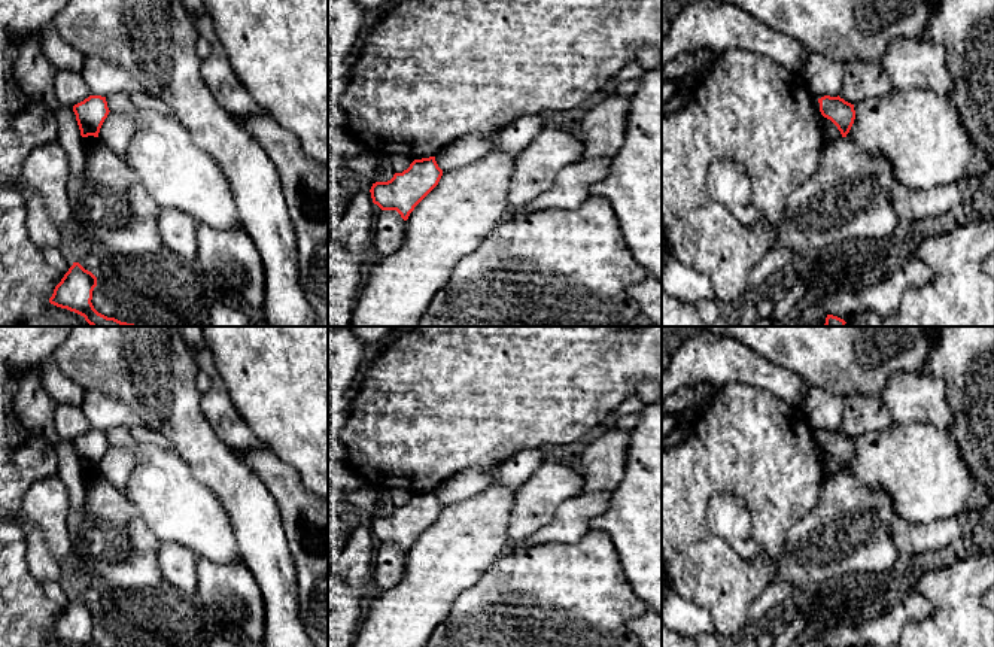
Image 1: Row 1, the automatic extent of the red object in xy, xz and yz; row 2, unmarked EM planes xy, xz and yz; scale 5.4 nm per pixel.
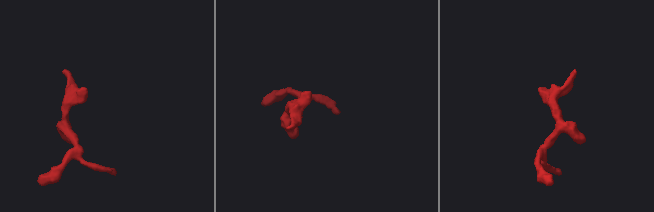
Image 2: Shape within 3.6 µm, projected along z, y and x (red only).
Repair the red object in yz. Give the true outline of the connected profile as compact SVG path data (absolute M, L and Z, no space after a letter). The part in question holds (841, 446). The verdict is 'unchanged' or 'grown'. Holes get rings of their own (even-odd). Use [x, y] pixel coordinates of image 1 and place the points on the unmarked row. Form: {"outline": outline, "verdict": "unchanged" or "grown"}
{"outline": "M824 429L818 432L818 437L821 449L838 461L842 471L846 471L855 453L854 438L845 435L839 429Z", "verdict": "unchanged"}

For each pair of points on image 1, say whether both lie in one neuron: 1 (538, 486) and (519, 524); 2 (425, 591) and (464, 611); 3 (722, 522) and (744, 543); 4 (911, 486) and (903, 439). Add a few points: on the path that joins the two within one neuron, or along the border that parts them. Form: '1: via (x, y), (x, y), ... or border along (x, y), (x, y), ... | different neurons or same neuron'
1: via (538, 495), (528, 515) | same neuron
2: border along (477, 582), (456, 598), (449, 614), (432, 631) | different neurons
3: via (727, 526), (738, 537) | same neuron
4: via (911, 474), (911, 464), (903, 456), (903, 450) | same neuron

